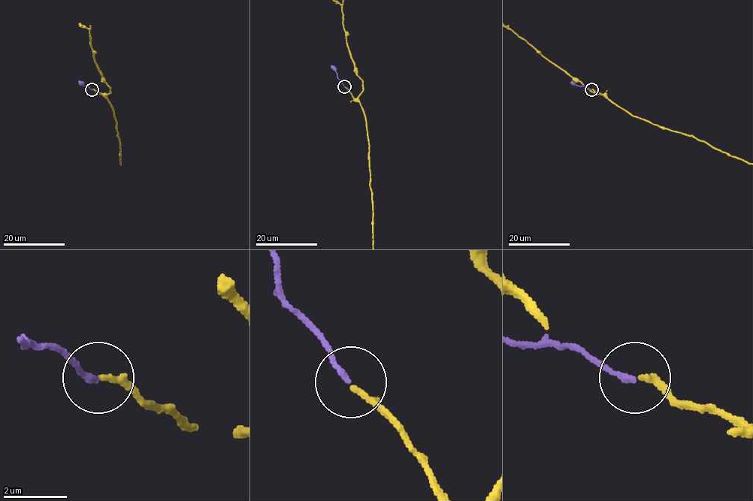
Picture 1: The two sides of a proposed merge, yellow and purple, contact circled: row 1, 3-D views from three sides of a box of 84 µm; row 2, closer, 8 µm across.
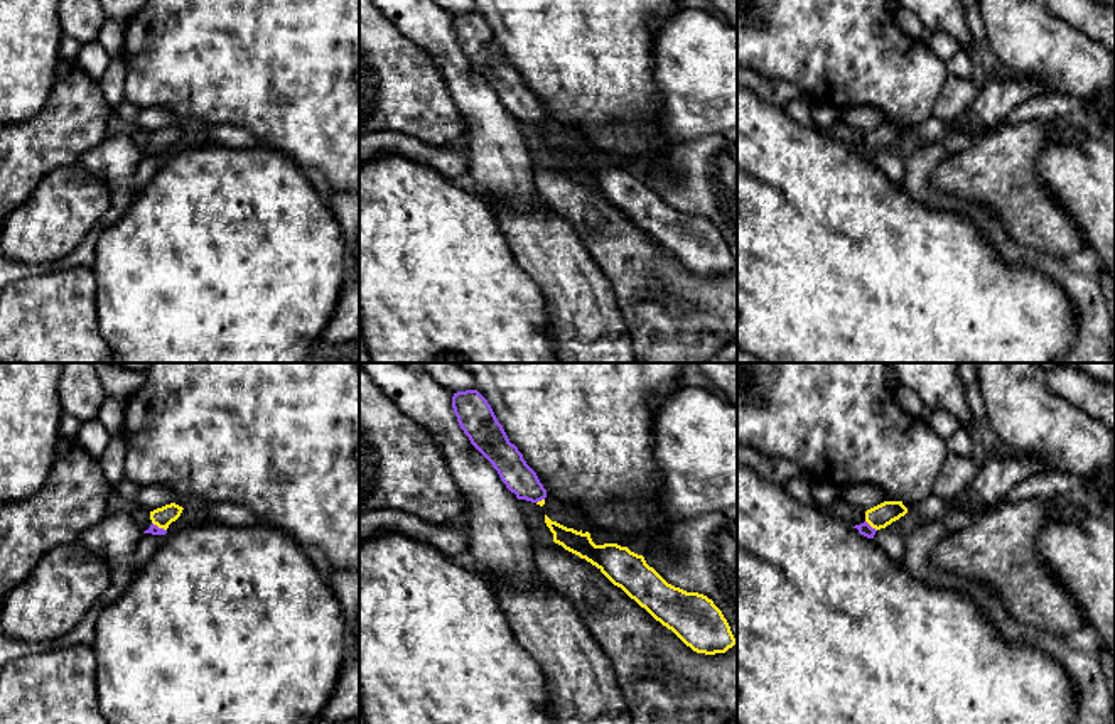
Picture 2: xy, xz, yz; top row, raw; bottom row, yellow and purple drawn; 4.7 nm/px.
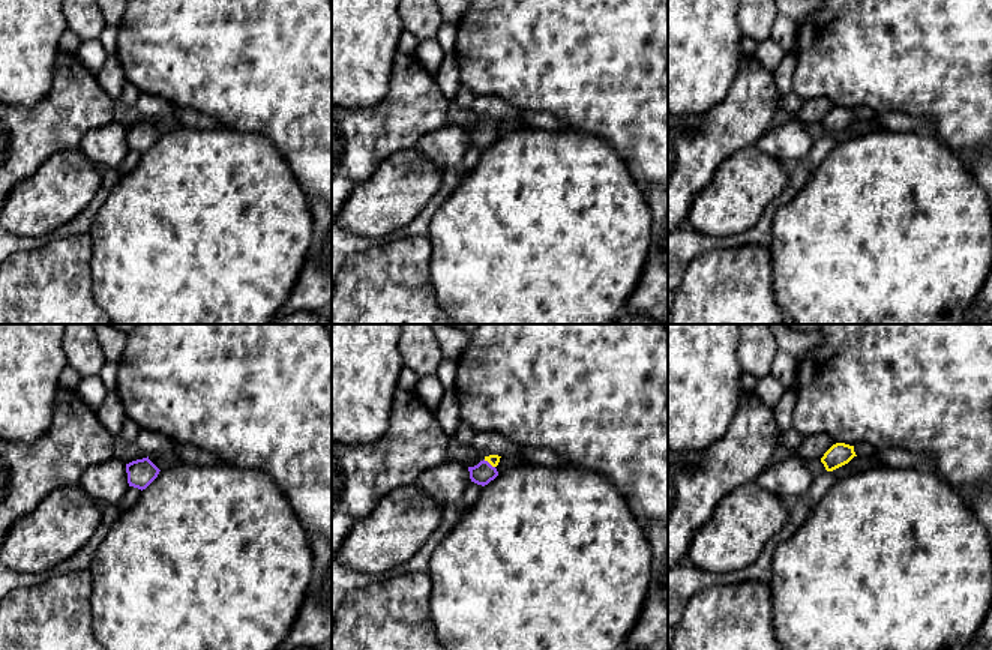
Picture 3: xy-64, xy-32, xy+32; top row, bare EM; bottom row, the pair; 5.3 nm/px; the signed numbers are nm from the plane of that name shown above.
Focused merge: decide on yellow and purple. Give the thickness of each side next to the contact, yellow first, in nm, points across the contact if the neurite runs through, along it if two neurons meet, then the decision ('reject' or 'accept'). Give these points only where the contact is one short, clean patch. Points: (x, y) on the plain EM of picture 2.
110/70 nm | across yz (879, 139), (871, 147), (864, 151) | accept

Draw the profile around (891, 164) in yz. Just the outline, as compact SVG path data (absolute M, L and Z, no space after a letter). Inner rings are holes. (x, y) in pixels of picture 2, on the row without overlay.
M881 150L875 154L874 162L891 182L901 186L906 174L904 159L901 155L896 152Z

